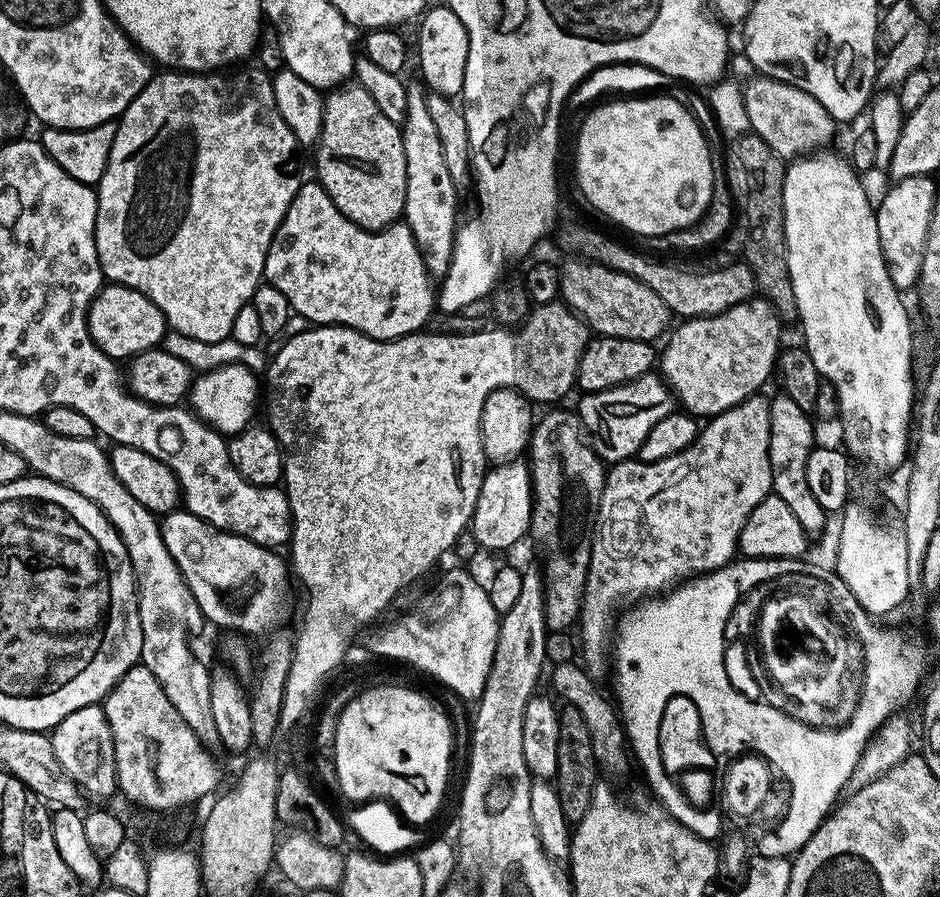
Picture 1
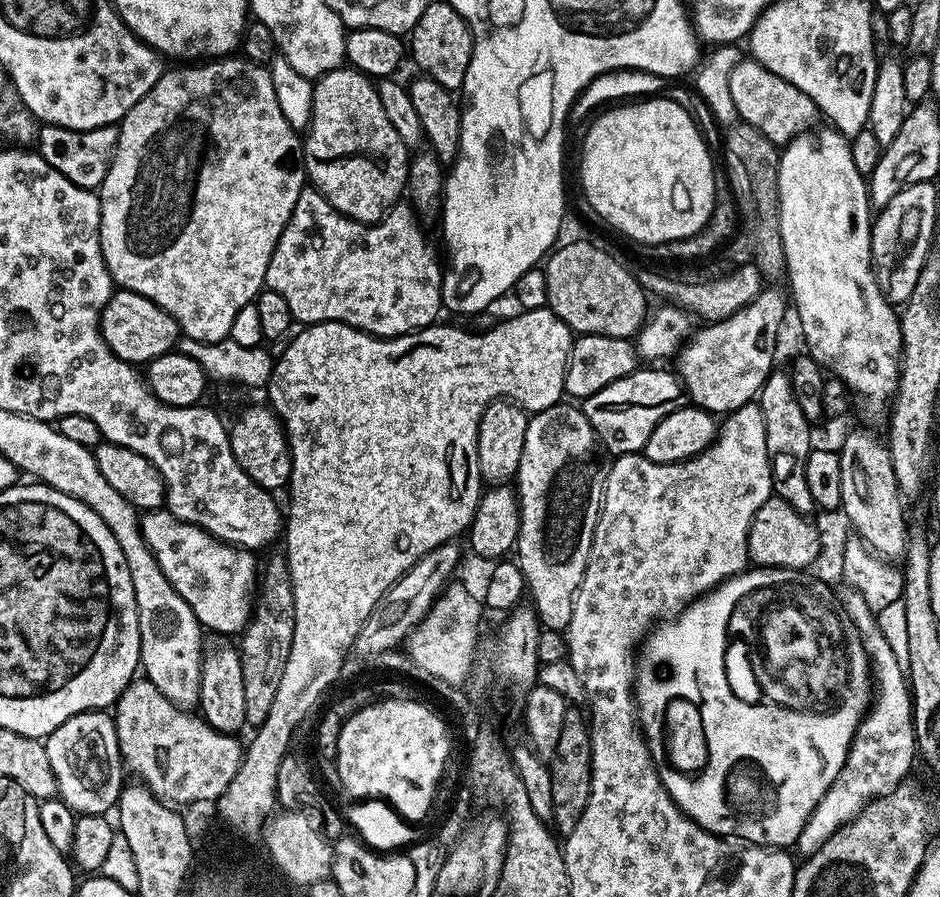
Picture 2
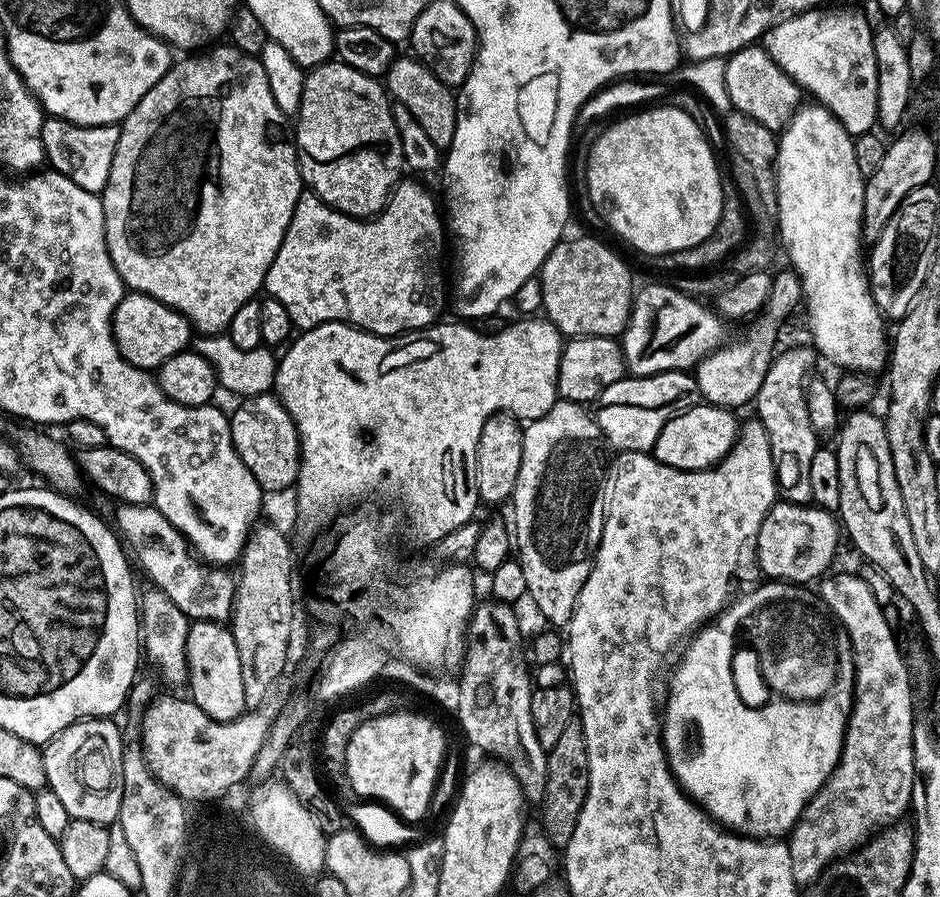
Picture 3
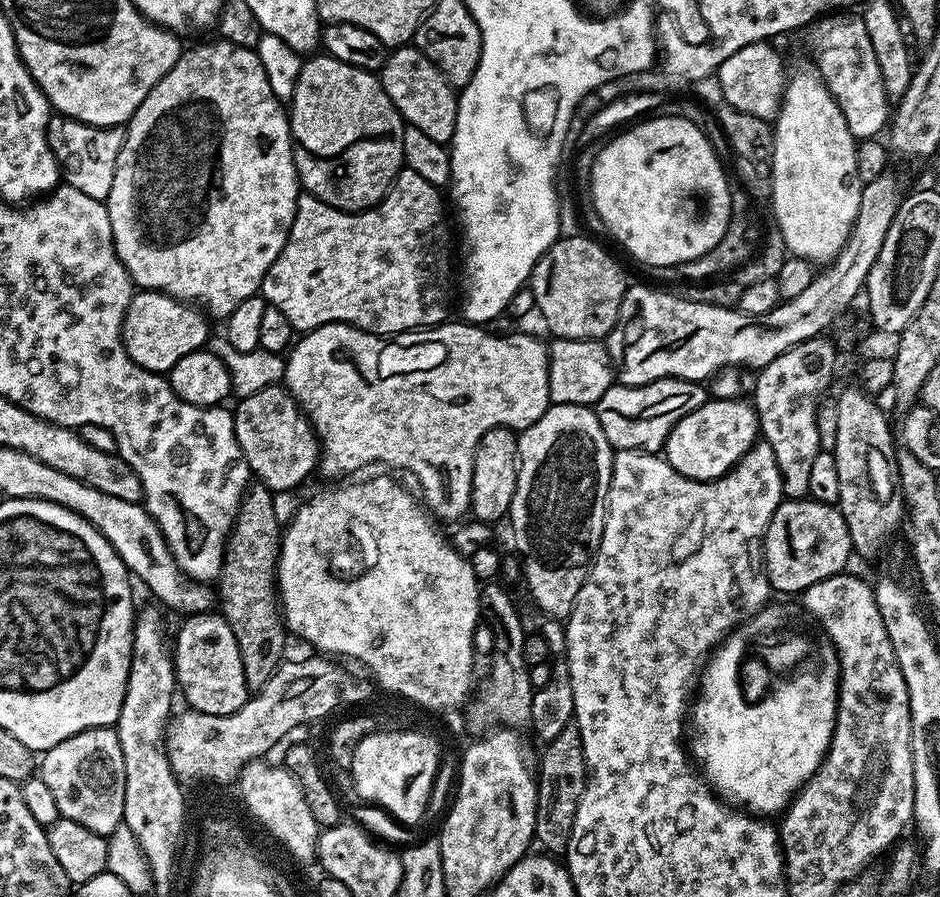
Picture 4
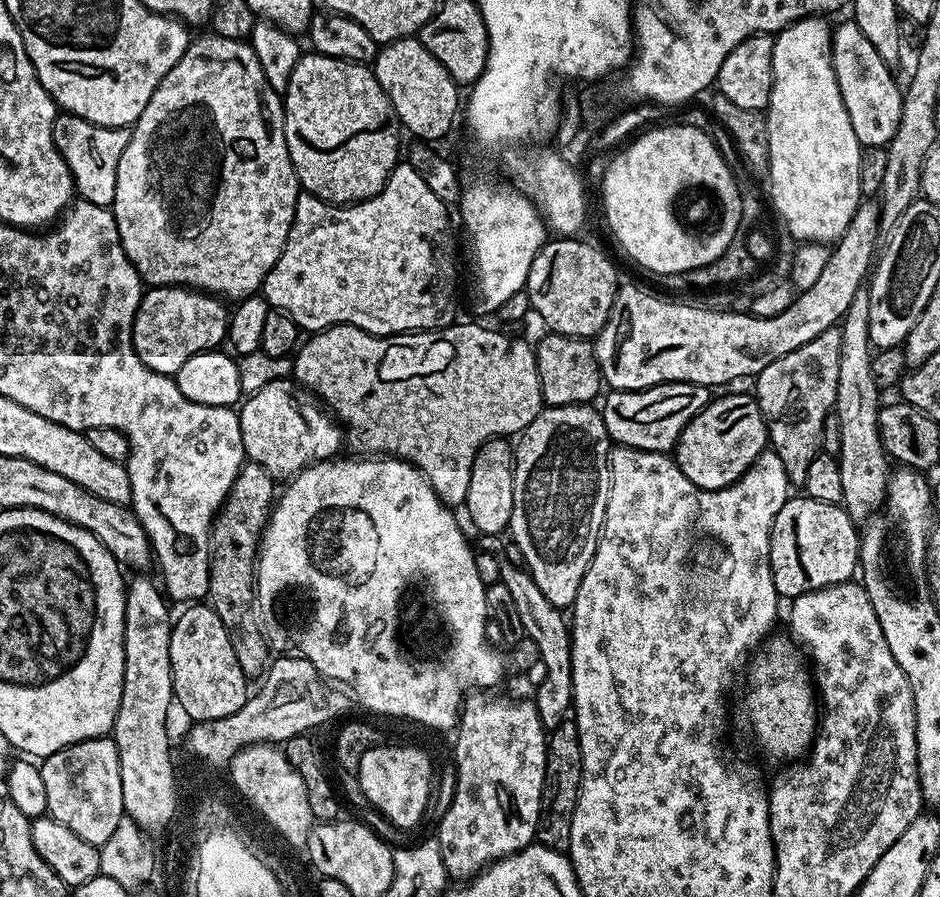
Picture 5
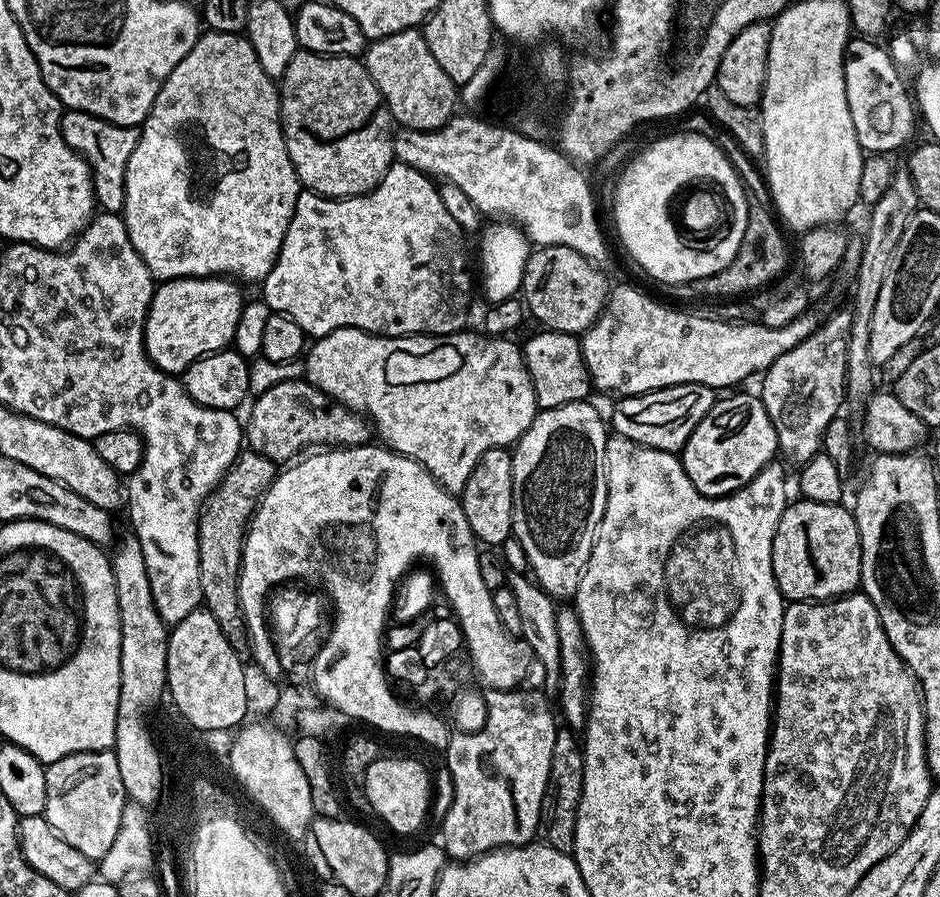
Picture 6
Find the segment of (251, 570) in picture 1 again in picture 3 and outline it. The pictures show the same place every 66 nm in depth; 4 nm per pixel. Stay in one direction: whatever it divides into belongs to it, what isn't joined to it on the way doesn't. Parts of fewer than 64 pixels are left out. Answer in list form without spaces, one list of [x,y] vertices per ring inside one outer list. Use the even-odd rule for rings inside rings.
[[[120,504],[114,528],[122,537],[135,563],[153,580],[155,587],[172,599],[189,621],[224,622],[232,615],[236,576],[227,567],[205,564],[192,551],[188,539],[152,504]]]

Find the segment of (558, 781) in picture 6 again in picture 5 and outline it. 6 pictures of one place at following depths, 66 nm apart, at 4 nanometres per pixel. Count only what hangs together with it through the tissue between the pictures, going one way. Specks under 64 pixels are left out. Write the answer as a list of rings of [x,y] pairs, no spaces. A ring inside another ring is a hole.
[[[565,718],[548,736],[548,757],[544,767],[544,785],[540,799],[540,813],[536,823],[535,843],[555,852],[567,853],[570,846],[572,812],[578,802],[582,778],[582,750],[575,719]]]

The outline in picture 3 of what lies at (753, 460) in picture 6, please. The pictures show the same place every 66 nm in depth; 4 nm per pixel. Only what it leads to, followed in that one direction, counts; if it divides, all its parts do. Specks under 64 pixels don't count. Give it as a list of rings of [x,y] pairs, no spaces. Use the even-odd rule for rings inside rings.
[[[707,402],[695,404],[690,410],[678,413],[670,418],[670,422],[666,422],[666,426],[662,426],[662,434],[658,434],[658,442],[654,442],[651,455],[666,466],[687,472],[712,468],[736,444],[736,416],[737,413],[731,408],[719,408],[716,404]]]

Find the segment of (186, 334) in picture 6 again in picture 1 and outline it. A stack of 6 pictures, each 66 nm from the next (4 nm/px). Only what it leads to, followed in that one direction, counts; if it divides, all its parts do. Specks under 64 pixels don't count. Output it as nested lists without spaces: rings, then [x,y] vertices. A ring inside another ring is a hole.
[[[111,282],[101,287],[88,308],[88,329],[96,345],[117,362],[127,362],[146,350],[161,347],[164,333],[169,331],[162,310],[158,310],[146,294]]]

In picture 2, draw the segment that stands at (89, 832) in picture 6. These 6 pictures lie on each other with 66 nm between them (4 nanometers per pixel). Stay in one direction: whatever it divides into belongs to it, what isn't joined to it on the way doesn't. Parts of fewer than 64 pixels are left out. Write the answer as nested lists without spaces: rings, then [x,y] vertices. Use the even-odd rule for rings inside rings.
[[[107,711],[83,712],[70,717],[43,741],[50,770],[54,770],[59,799],[81,816],[102,816],[117,807],[126,783],[116,723]]]

